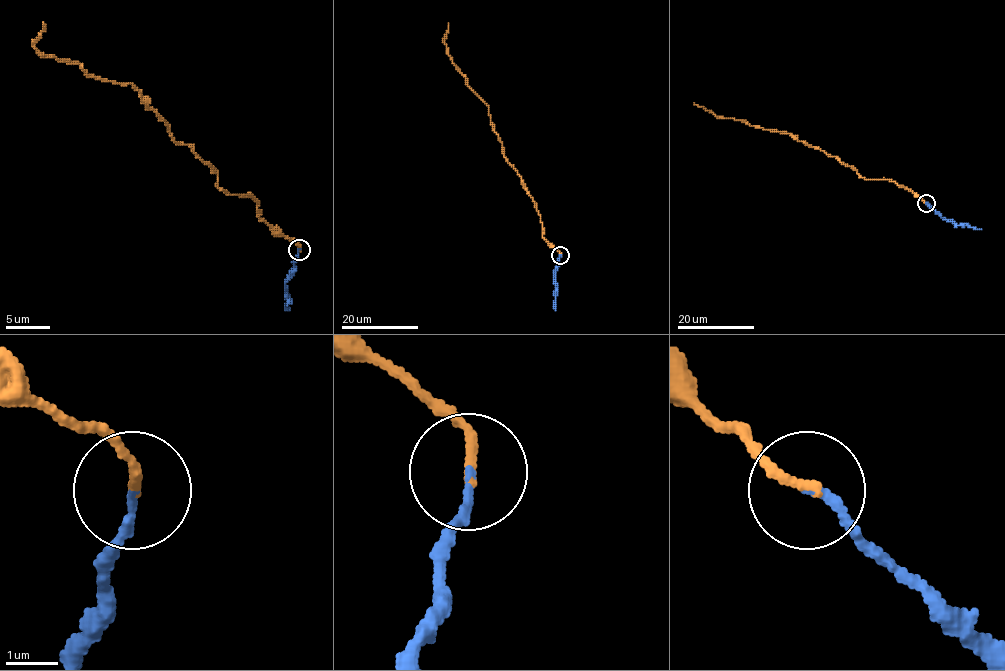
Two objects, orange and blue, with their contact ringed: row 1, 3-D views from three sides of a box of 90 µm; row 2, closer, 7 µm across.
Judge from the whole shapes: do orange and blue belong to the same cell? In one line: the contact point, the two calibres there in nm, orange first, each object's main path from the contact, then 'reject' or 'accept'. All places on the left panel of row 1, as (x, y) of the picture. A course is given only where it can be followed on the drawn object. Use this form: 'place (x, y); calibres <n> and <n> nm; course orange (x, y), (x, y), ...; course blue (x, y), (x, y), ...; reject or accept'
place (299, 249); calibres 200 and 150 nm; course orange (298, 249), (250, 194), (217, 186), (130, 83), (43, 55), (32, 44), (43, 22); course blue (298, 249), (294, 271), (285, 286), (289, 299), (287, 310), (289, 308); reject

